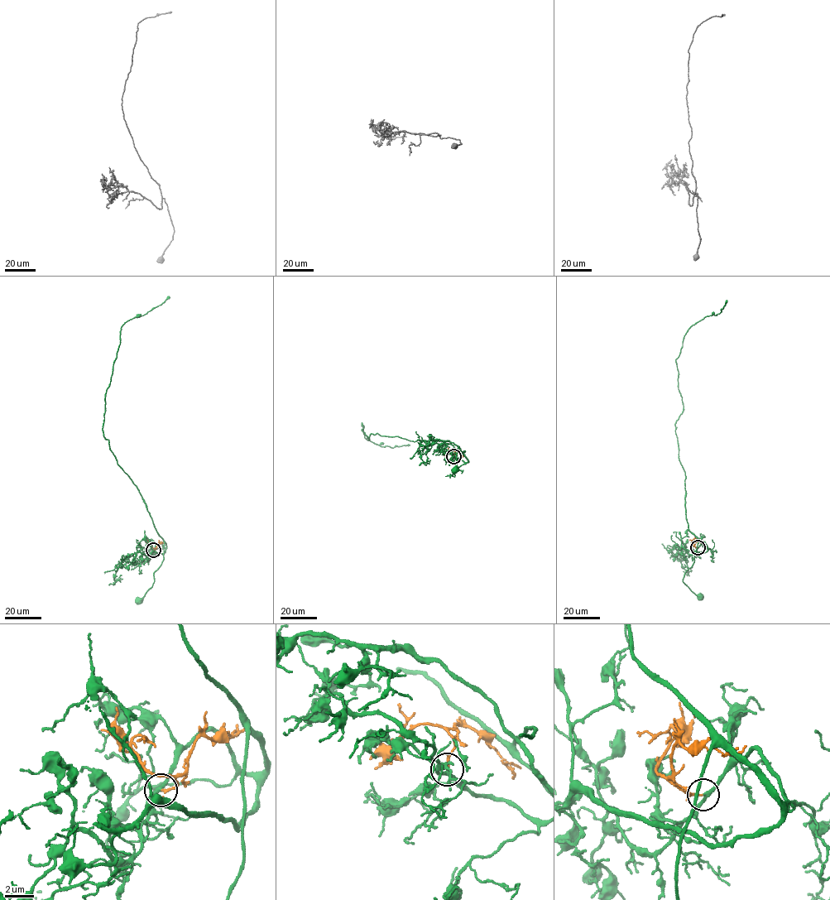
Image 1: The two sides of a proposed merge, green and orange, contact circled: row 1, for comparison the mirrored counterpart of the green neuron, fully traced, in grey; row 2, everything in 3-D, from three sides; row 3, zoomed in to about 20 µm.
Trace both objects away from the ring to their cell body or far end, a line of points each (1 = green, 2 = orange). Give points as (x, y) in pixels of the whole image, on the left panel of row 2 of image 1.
1: (153, 550), (159, 542), (164, 547), (166, 546), (164, 541), (164, 560), (154, 573), (152, 585), (138, 600)
2: (153, 550), (163, 541)

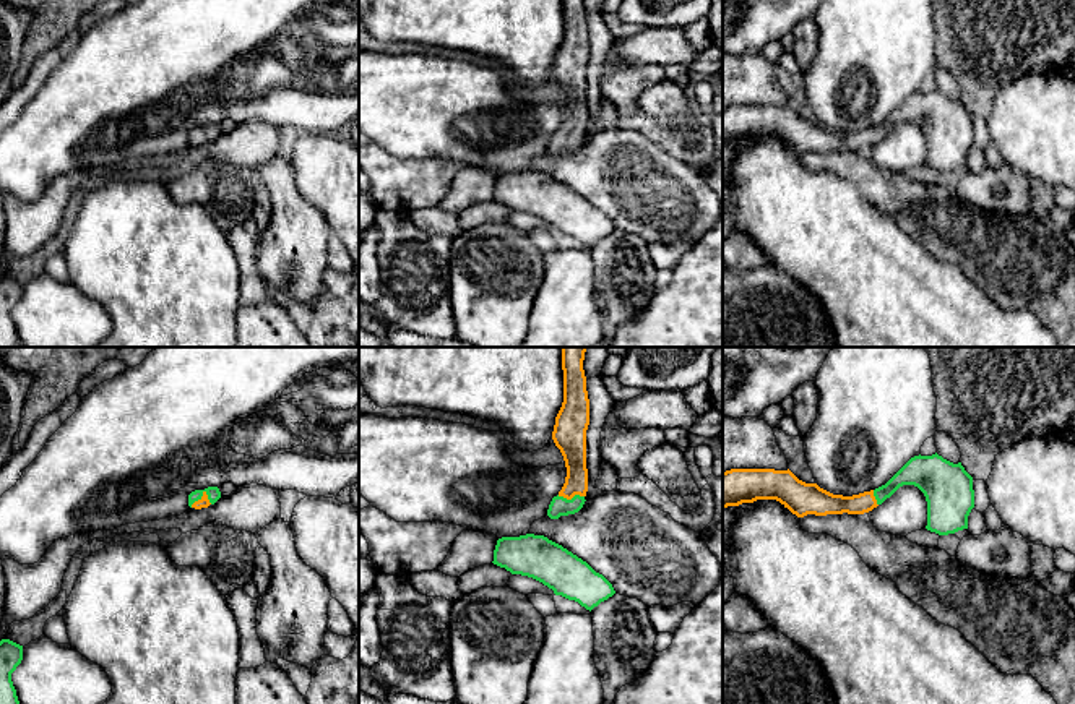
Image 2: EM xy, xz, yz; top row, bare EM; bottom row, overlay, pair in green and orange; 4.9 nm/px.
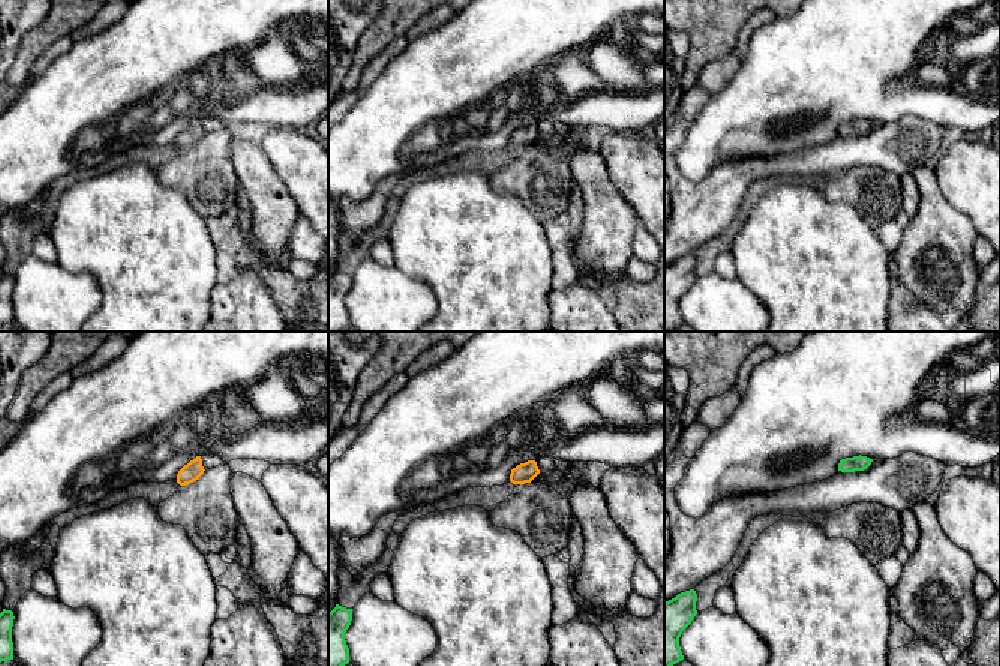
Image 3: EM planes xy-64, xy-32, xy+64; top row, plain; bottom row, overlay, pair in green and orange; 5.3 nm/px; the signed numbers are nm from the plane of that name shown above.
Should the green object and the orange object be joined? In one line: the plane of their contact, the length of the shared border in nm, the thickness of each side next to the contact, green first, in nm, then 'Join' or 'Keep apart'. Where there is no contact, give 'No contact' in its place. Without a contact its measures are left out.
Touches green in xy. Shared border 120 nm. Thickness 70 nm (green) against 50 nm. Join

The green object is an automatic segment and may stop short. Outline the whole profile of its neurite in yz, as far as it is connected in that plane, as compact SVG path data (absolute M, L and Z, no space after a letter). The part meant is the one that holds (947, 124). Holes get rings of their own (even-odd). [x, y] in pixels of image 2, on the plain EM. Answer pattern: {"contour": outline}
{"contour": "M937 89L911 94L885 122L853 133L833 131L817 120L805 120L789 105L731 105L723 109L723 144L776 136L797 154L864 151L903 122L914 122L924 130L927 167L948 172L968 165L968 152L974 144L973 114L961 99L953 101Z"}

